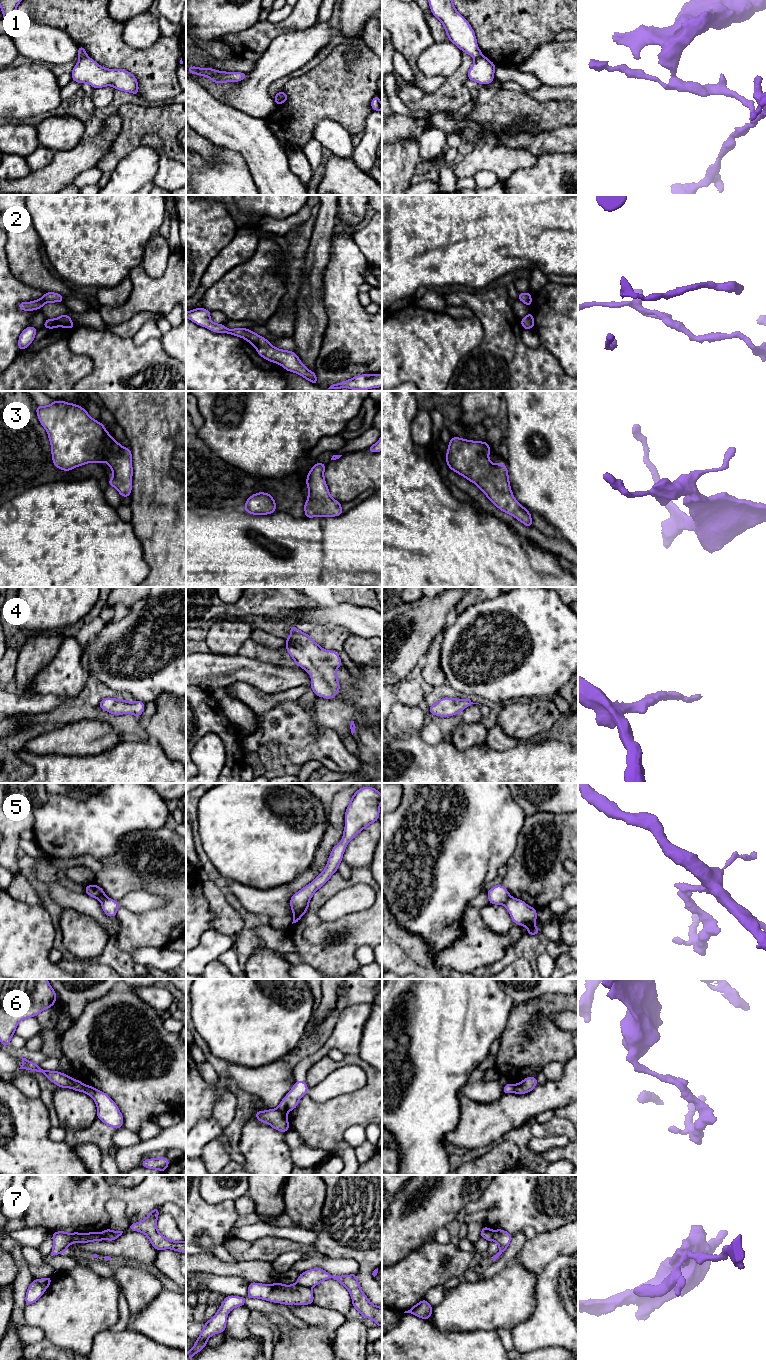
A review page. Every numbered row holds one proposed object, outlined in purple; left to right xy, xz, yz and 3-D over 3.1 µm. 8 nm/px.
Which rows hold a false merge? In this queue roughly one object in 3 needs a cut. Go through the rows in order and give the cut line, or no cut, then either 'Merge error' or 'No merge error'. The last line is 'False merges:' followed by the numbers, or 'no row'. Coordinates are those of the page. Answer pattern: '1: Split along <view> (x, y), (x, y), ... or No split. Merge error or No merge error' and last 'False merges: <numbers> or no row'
1: Split along xy (86, 55), (80, 58). Merge error
2: No split. No merge error
3: No split. No merge error
4: No split. No merge error
5: Split along xz (308, 902), (294, 913). Merge error
6: Split along xz (277, 1108), (285, 1114). Merge error
7: Split along xz (296, 1283), (310, 1288). Merge error
False merges: 1, 5, 6, 7

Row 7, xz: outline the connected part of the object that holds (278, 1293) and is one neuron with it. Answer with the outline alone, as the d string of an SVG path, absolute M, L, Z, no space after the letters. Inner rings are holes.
M251 1282L248 1285L246 1298L234 1295L226 1296L216 1314L206 1323L196 1343L190 1351L186 1352L186 1360L201 1352L207 1346L207 1340L214 1334L225 1332L228 1313L235 1307L245 1306L247 1298L258 1298L266 1301L285 1305L308 1305L314 1303L312 1289L297 1284L284 1285L281 1282L275 1284L261 1284Z

